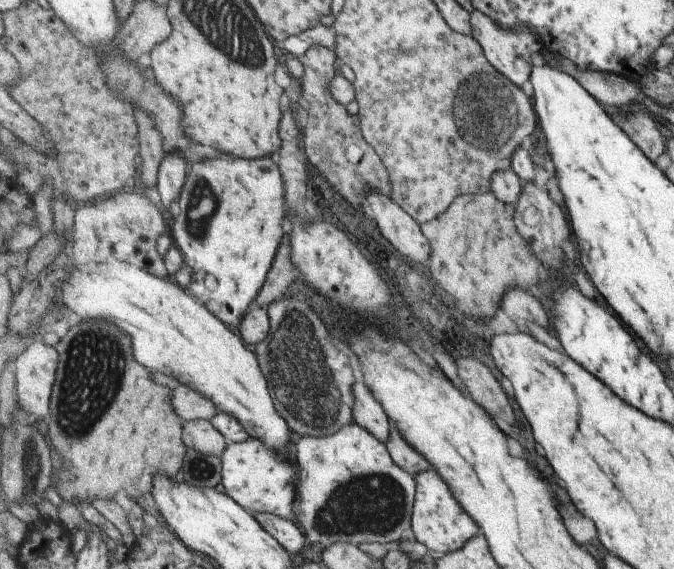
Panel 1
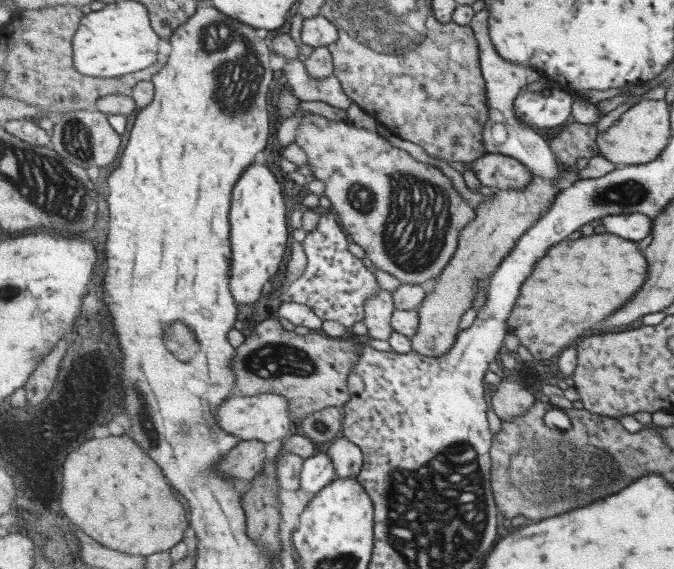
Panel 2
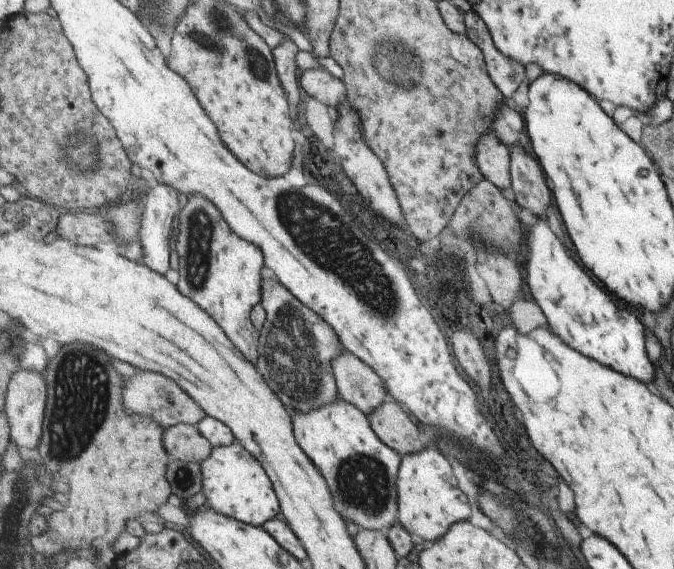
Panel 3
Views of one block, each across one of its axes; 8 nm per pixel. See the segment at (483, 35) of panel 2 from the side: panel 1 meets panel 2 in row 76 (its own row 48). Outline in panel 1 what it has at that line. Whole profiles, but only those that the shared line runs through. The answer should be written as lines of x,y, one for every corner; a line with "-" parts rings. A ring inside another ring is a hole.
474,9
472,12
472,31
470,32
484,46
484,51
489,62
501,70
506,77
509,77
517,86
523,86
529,81
533,70
533,54
544,52
545,46
541,42
541,37
531,29
521,29
515,27
508,29
502,27
493,17
487,13

